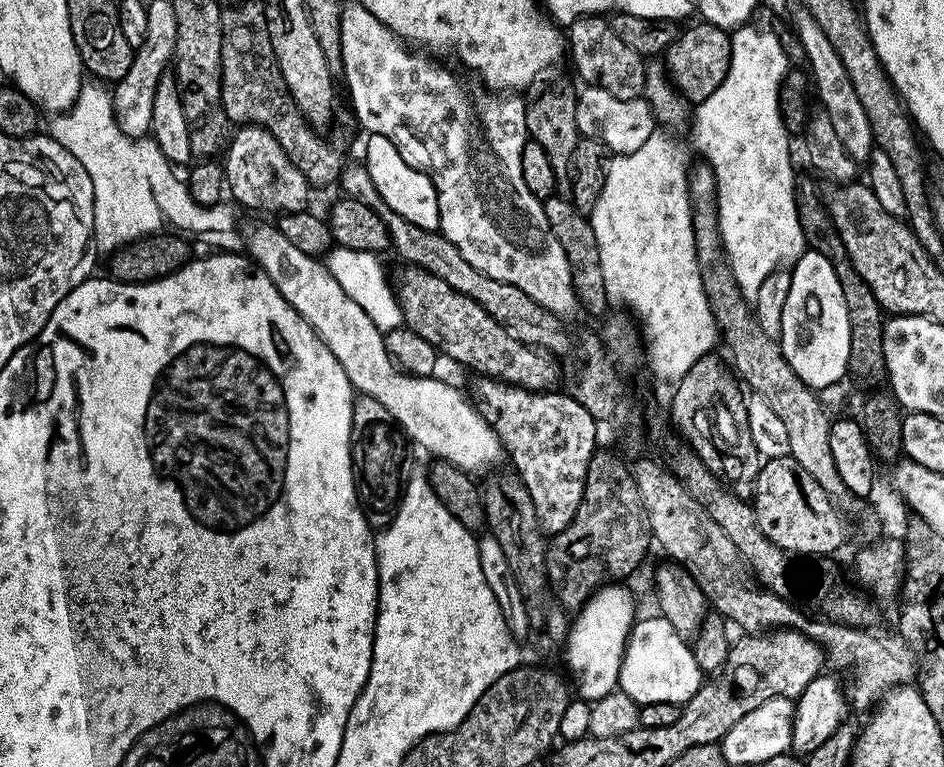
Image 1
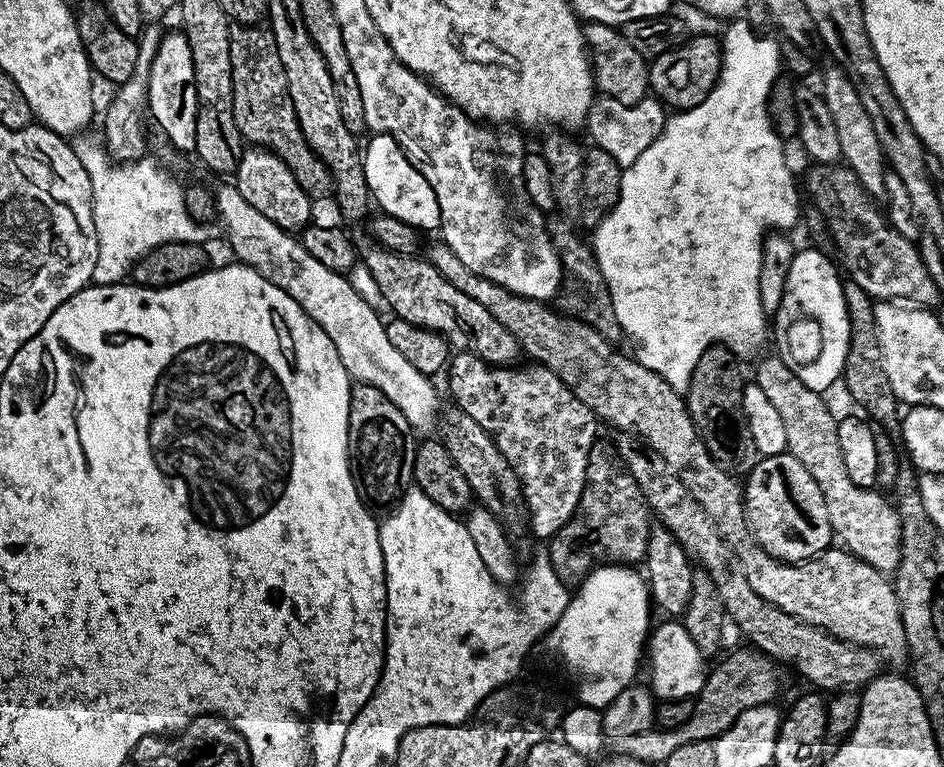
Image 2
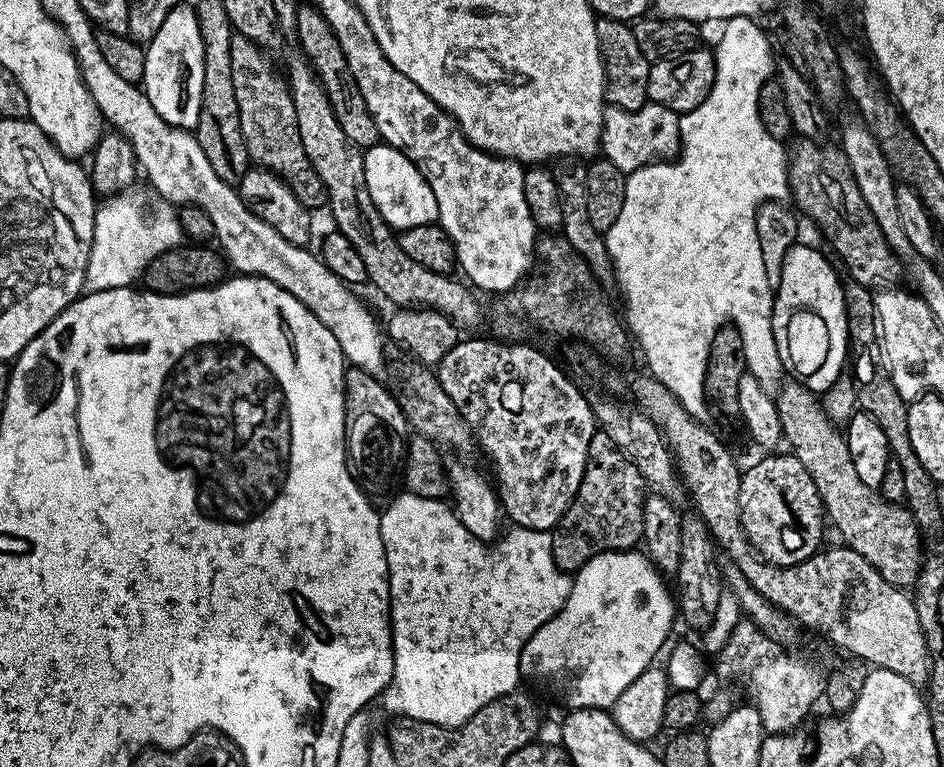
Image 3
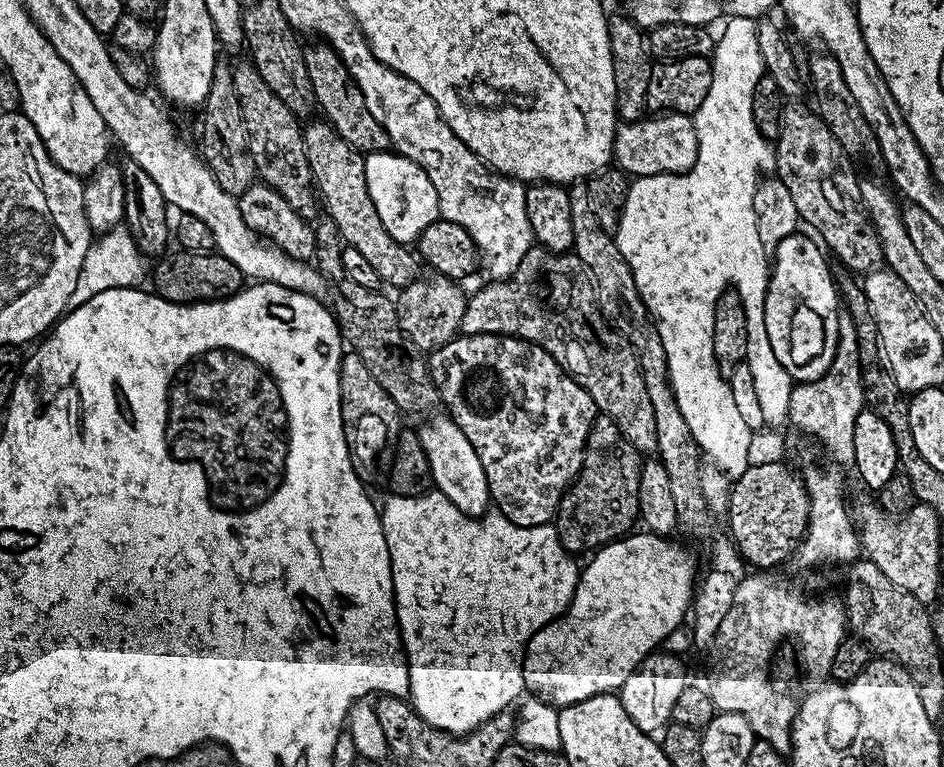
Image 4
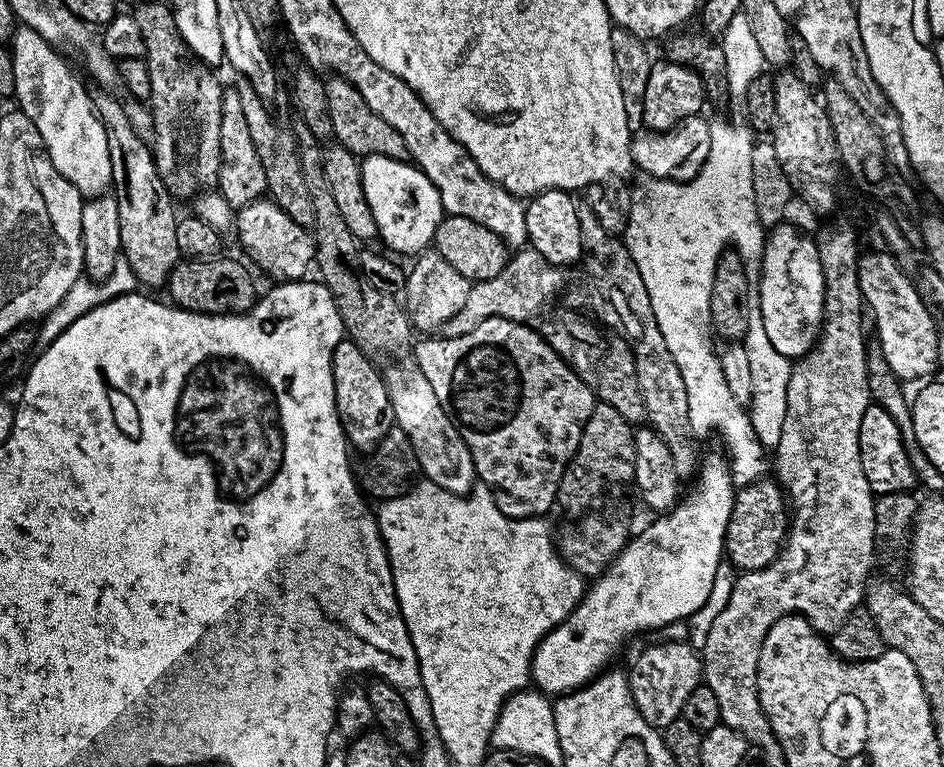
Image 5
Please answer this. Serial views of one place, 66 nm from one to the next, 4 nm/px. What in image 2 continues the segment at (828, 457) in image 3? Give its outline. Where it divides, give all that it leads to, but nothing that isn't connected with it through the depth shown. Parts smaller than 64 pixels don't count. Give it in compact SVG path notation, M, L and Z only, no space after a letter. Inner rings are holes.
M779 354L771 355L759 357L754 382L762 386L766 398L770 398L782 417L789 454L798 458L798 462L810 470L810 478L818 482L818 490L822 490L822 498L826 498L826 514L830 514L835 539L853 556L865 560L879 572L895 573L900 567L902 550L902 526L895 503L879 496L882 495L879 491L854 486L850 474L846 474L846 462L842 462L842 446L838 446L838 420L832 417L825 397L802 383L802 378L786 366Z

